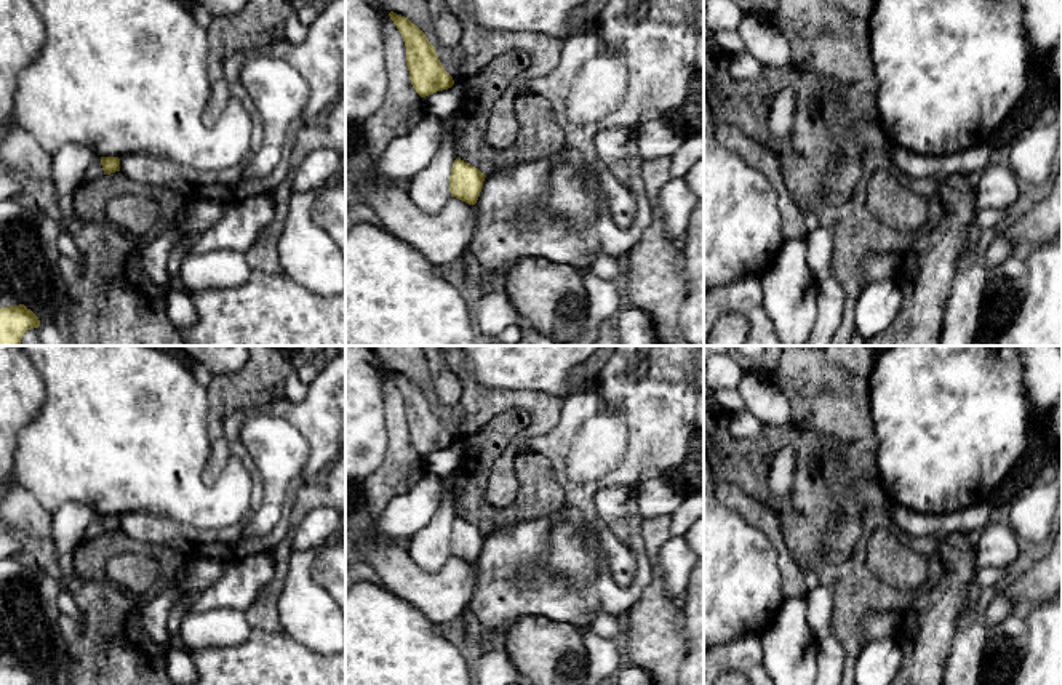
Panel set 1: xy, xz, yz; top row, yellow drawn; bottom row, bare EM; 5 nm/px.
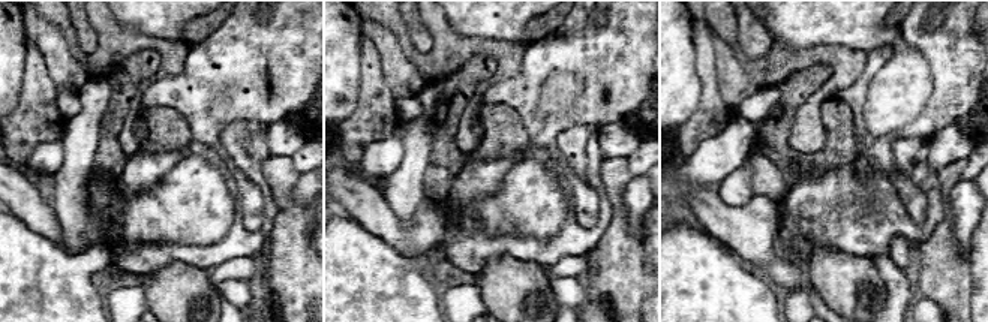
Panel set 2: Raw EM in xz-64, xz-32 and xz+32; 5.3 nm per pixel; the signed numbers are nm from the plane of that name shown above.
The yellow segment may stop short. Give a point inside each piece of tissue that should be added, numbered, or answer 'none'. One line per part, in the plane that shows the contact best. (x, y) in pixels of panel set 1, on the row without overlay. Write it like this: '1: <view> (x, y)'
none

